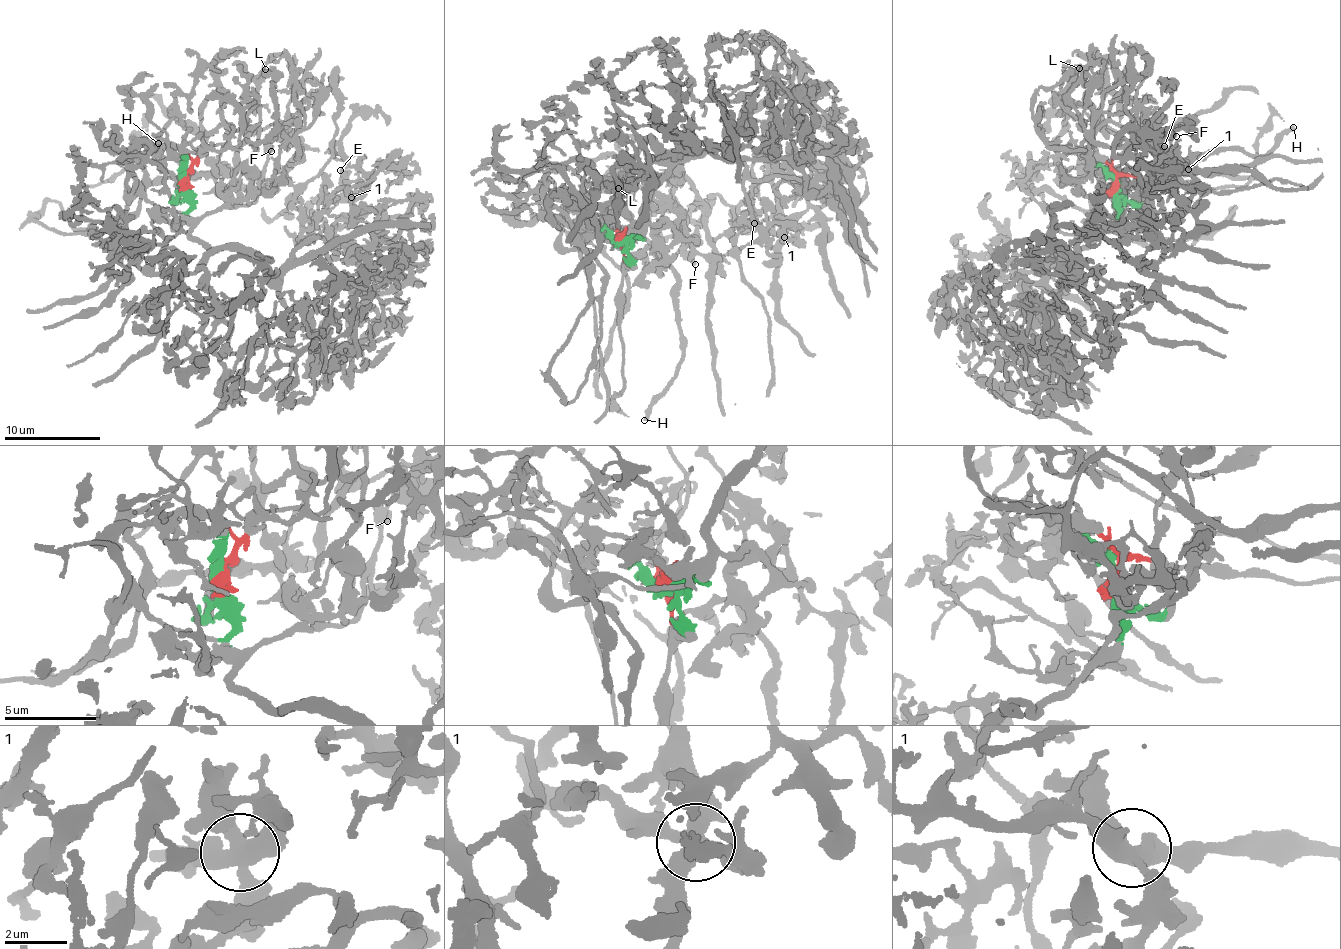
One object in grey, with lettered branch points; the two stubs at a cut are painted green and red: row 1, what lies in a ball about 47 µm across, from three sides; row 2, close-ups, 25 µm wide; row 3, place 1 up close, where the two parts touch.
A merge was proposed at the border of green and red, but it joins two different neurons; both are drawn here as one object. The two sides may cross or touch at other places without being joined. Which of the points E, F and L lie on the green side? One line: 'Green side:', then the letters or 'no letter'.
Green side: E, F

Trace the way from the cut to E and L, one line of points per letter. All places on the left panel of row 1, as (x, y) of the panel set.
E: (183, 184), (190, 235), (237, 246), (273, 280), (314, 237), (301, 242), (343, 223), (341, 169)
L: (183, 184), (207, 145), (262, 140), (275, 125), (273, 75), (265, 69)

